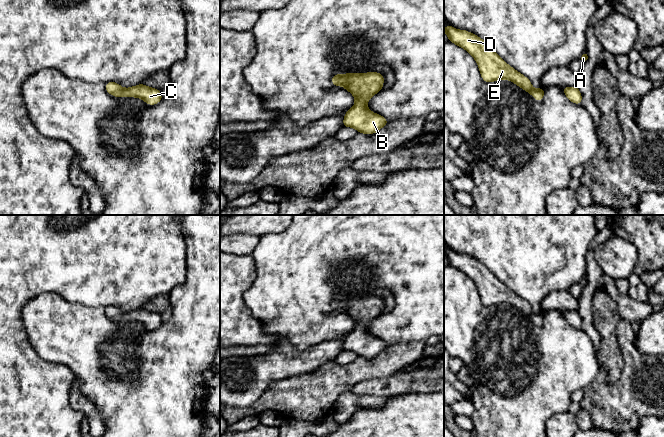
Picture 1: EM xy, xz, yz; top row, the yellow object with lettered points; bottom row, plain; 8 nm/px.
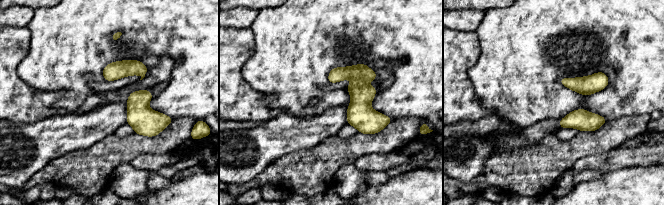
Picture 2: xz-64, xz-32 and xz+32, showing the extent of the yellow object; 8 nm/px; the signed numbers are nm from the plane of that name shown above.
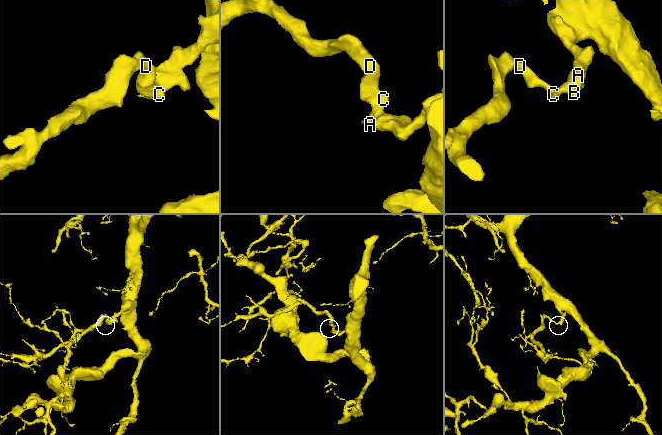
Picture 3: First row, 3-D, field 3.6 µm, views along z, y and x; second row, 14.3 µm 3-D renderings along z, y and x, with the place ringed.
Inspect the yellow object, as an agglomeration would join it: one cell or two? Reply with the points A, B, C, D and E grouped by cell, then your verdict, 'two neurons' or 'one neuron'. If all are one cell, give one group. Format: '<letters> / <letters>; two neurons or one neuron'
A B C D E; one neuron

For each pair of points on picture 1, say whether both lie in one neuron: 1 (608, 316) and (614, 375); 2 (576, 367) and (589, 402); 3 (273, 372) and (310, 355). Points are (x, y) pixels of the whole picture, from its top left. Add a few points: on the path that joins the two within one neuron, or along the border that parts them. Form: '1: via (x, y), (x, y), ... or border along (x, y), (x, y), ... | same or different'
1: via (608, 331), (609, 355), (612, 360) | same
2: border along (599, 372), (583, 389) | different
3: via (282, 363), (284, 361), (301, 361) | same

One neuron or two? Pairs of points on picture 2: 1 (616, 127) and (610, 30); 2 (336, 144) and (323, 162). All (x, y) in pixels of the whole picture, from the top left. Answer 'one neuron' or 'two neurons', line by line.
1: two neurons
2: one neuron

